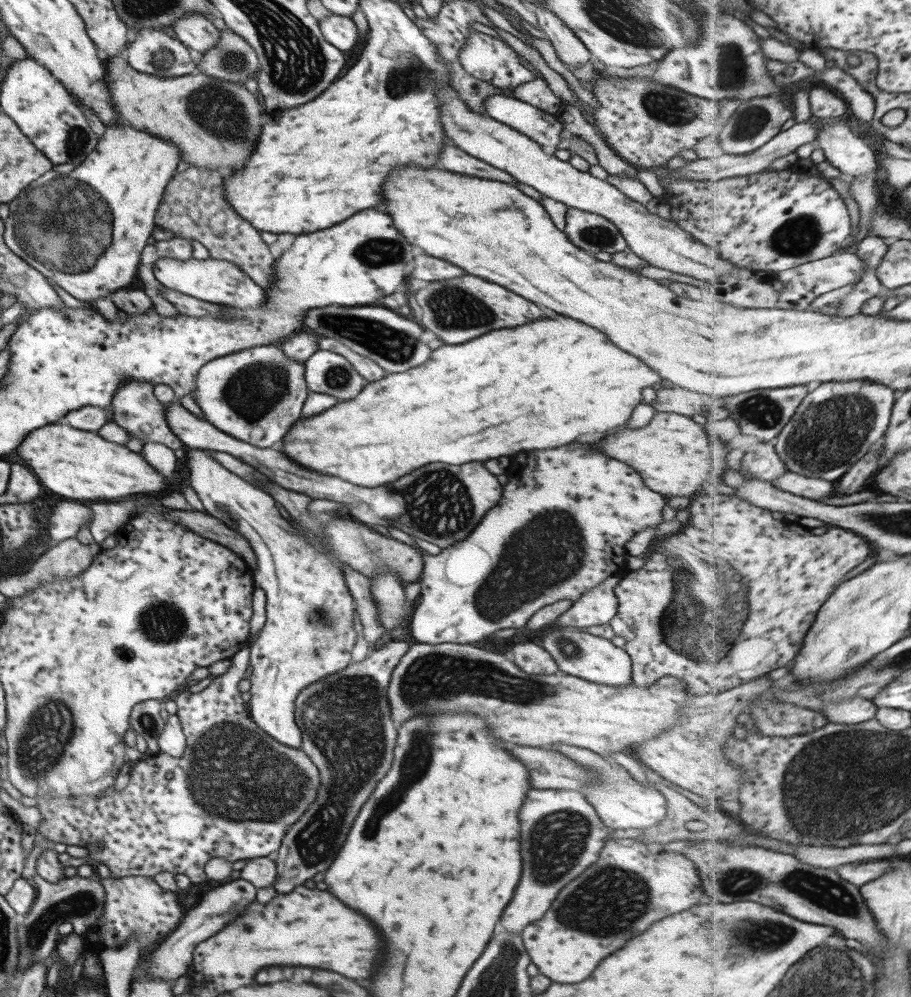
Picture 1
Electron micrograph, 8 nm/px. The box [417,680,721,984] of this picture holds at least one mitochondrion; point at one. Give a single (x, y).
(610, 902)

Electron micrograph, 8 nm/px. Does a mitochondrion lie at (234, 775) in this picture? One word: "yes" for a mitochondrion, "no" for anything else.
yes

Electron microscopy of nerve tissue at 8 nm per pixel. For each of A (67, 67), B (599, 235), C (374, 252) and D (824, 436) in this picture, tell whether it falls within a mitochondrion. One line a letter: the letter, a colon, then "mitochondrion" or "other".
A: other
B: mitochondrion
C: mitochondrion
D: mitochondrion

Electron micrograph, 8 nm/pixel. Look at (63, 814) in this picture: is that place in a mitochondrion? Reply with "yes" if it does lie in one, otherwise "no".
no

